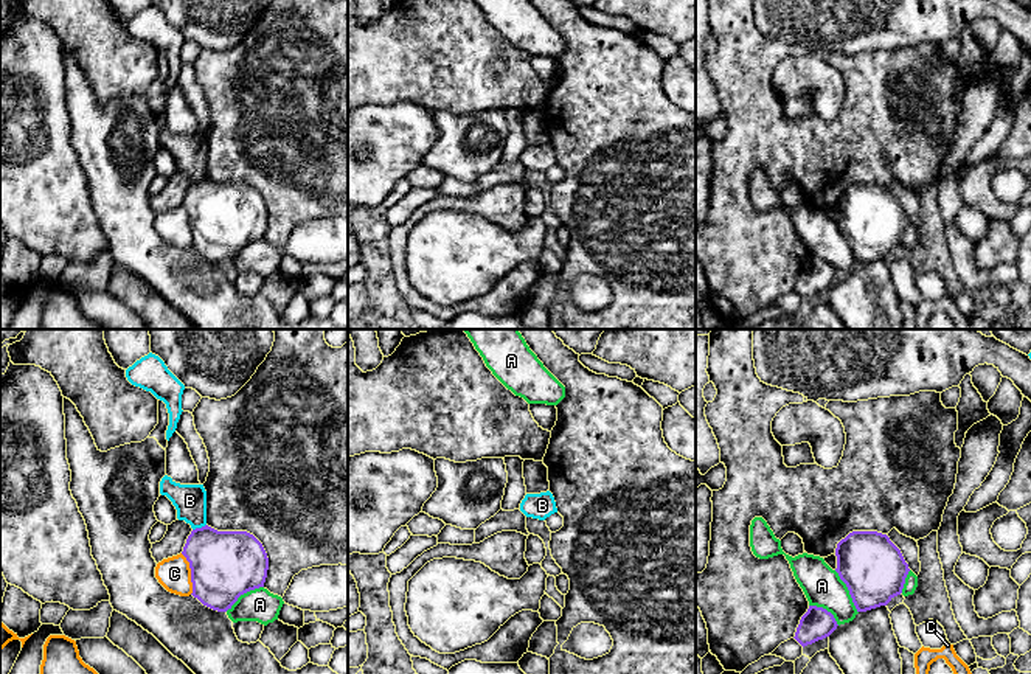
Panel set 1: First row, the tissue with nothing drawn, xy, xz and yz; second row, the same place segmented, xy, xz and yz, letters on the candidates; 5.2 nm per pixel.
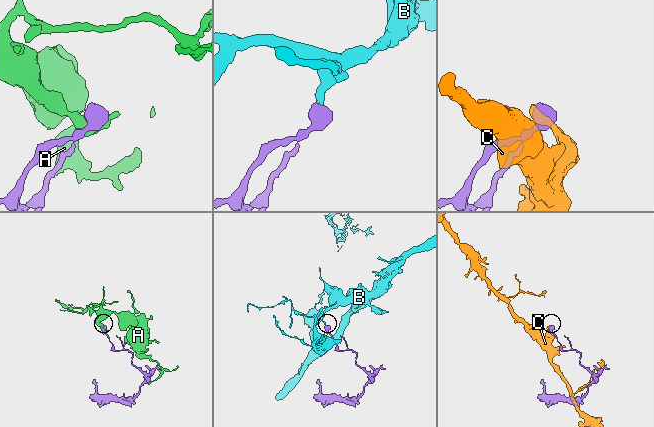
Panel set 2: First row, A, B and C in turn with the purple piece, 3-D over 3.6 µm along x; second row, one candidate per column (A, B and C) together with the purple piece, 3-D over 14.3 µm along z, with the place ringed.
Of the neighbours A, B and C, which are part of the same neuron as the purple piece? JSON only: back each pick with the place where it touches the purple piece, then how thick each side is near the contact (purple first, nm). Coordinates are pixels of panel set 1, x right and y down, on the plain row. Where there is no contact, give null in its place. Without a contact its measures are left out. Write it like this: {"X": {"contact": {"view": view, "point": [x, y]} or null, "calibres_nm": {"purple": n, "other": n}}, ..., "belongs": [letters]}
{"belongs": []}

